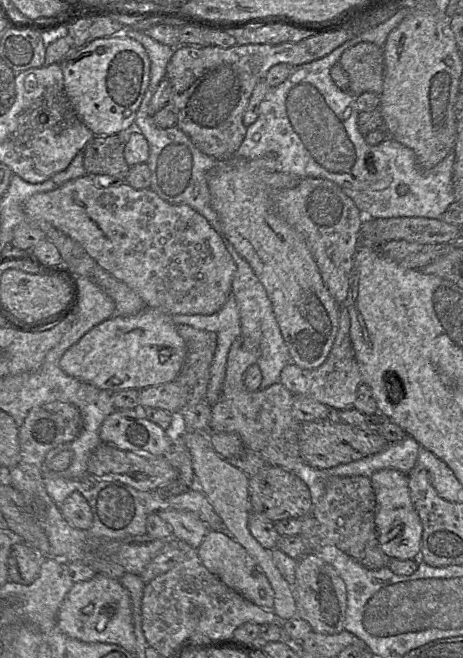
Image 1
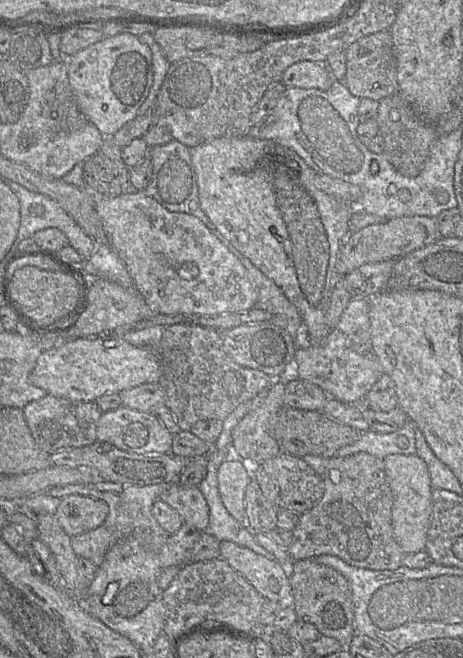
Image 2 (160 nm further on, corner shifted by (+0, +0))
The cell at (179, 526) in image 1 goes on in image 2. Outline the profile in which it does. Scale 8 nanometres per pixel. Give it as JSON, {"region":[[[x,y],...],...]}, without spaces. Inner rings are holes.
{"region":[[[177,481],[171,482],[159,499],[175,509],[183,523],[199,531],[207,529],[209,508],[199,487],[183,486]]]}

